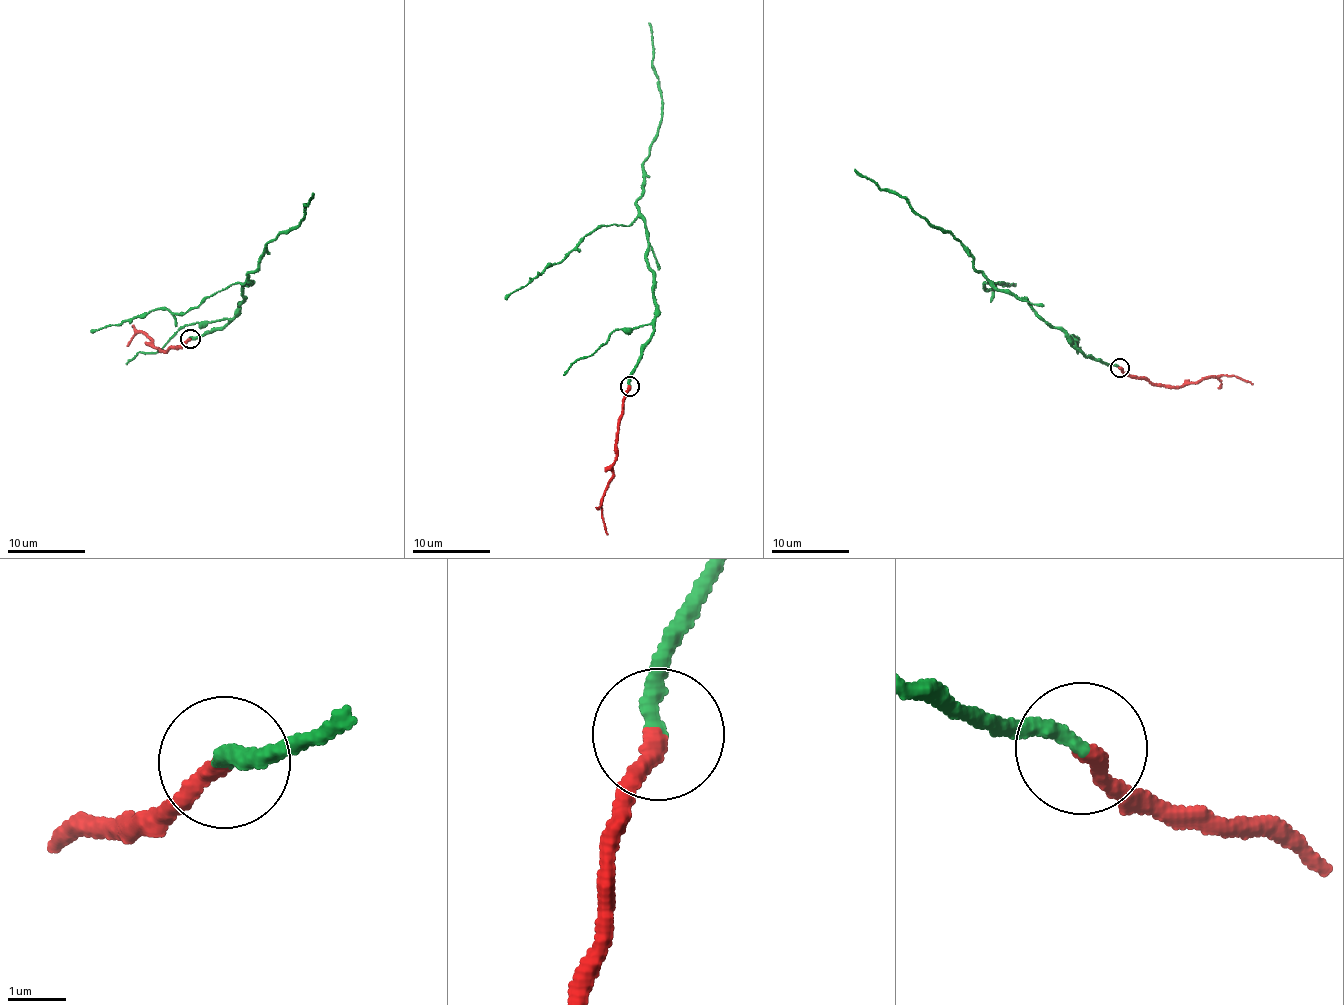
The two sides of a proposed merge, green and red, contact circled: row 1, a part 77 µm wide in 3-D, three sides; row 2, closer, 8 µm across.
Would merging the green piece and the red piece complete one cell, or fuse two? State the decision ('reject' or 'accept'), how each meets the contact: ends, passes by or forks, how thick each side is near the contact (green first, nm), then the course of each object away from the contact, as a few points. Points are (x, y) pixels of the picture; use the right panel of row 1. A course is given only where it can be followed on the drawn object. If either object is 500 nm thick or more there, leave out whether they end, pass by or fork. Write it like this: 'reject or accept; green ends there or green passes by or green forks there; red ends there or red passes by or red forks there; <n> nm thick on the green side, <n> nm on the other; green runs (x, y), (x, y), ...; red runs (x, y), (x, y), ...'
reject; green ends there; red ends there; 280 nm thick on the green side, 320 nm on the other; green runs (1119, 367), (1072, 346), (1023, 300), (1002, 292), (974, 268), (974, 256), (963, 243), (854, 169); red runs (1119, 367), (1125, 373), (1145, 376), (1162, 385), (1198, 383), (1234, 374), (1252, 384)

